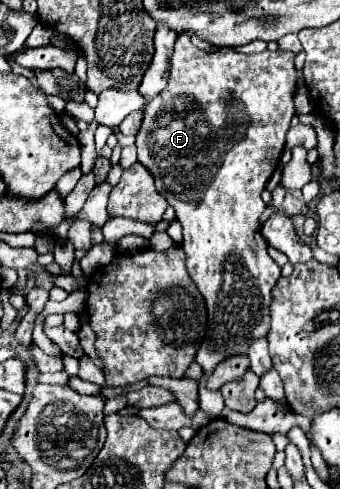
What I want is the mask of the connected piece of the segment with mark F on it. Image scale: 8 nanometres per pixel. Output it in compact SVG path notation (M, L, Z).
M180 35L174 47L174 55L172 55L172 67L170 67L170 77L168 77L168 87L156 97L152 99L152 103L146 107L144 113L144 123L140 127L140 133L136 135L136 147L138 147L138 161L152 173L154 181L156 181L156 189L160 195L166 197L168 205L174 207L176 211L176 219L182 225L182 249L186 253L186 269L188 275L192 277L192 281L196 283L198 291L202 293L204 301L206 301L206 311L208 311L208 323L206 323L206 335L202 339L202 345L196 353L196 363L204 369L204 377L210 377L212 371L216 369L216 365L228 357L234 355L248 355L248 345L254 339L266 337L270 331L270 303L272 303L272 289L276 285L276 281L280 279L280 267L276 265L276 261L268 255L268 243L264 241L264 237L260 235L260 225L258 219L266 209L266 203L260 199L266 181L272 177L272 173L278 167L280 161L280 153L284 149L286 143L286 131L290 129L290 121L294 117L294 91L296 89L296 69L294 69L294 55L292 53L282 53L282 51L264 51L258 55L244 55L238 53L230 47L224 47L216 53L202 53L198 51L192 43L190 37Z

